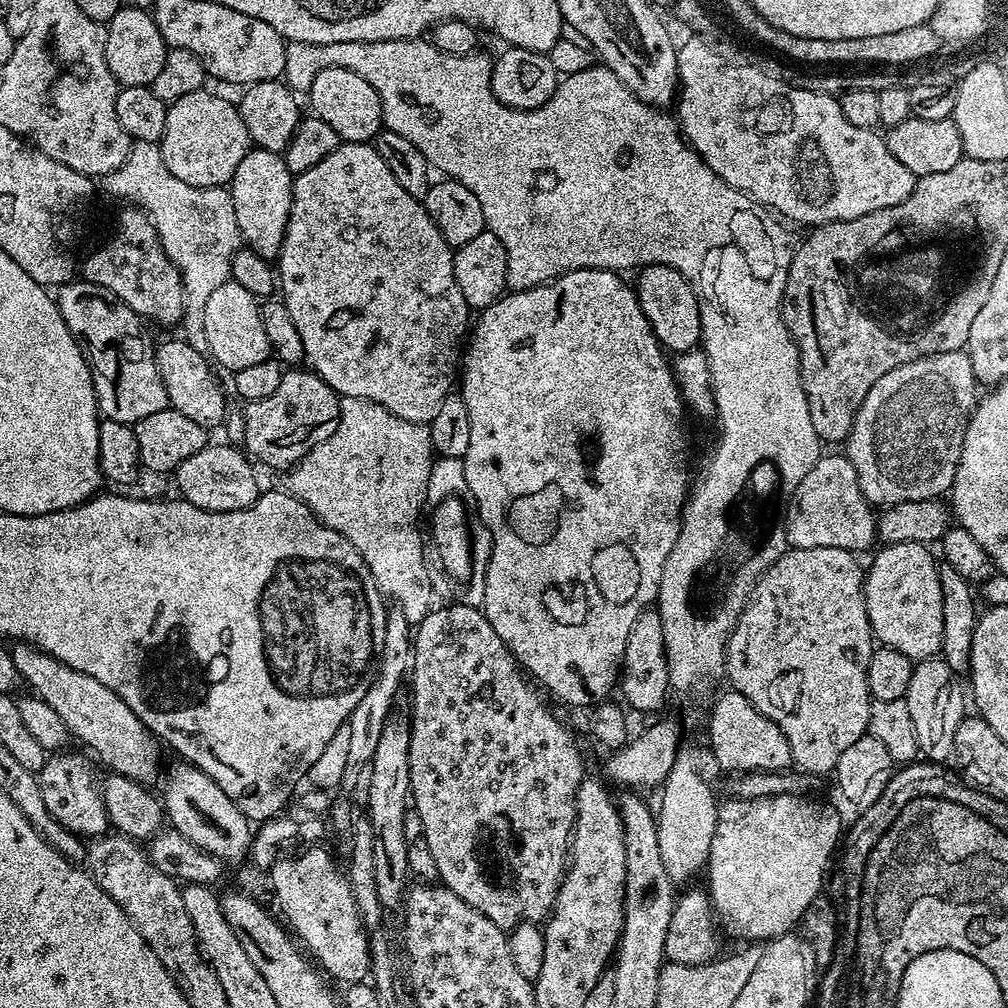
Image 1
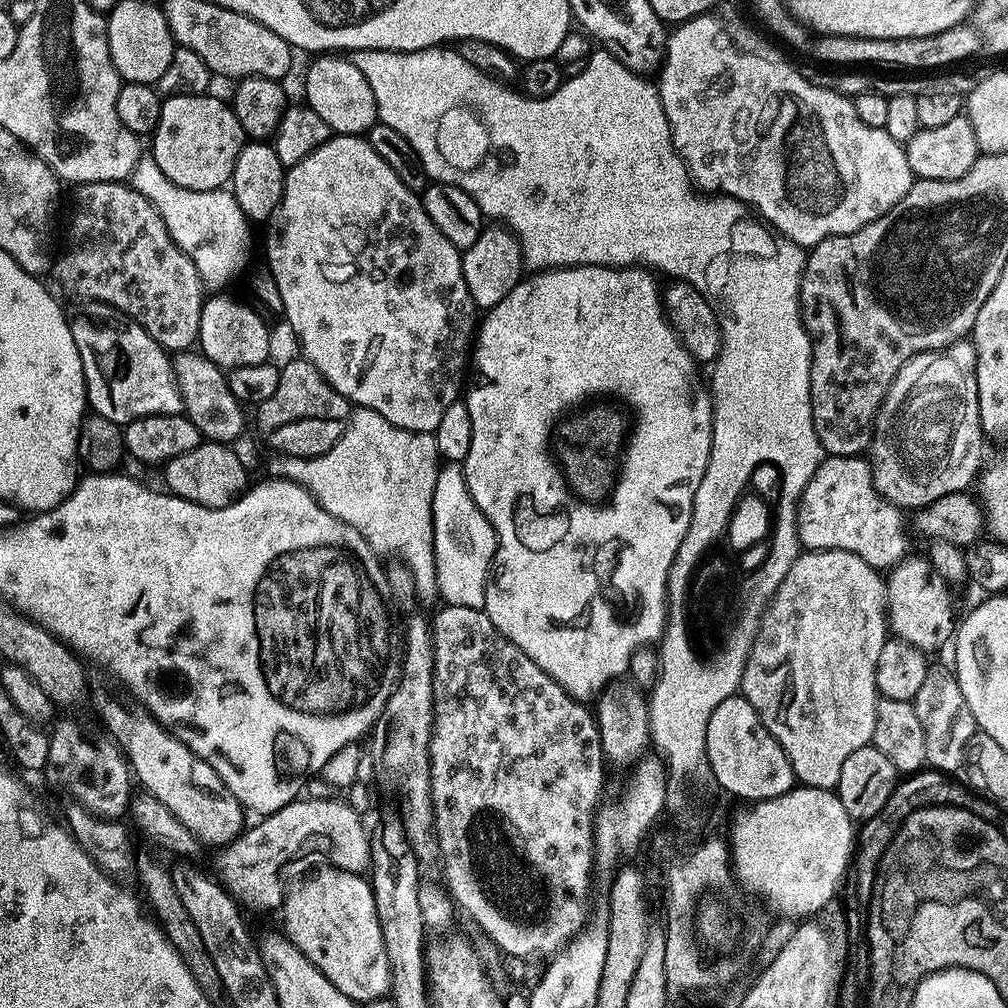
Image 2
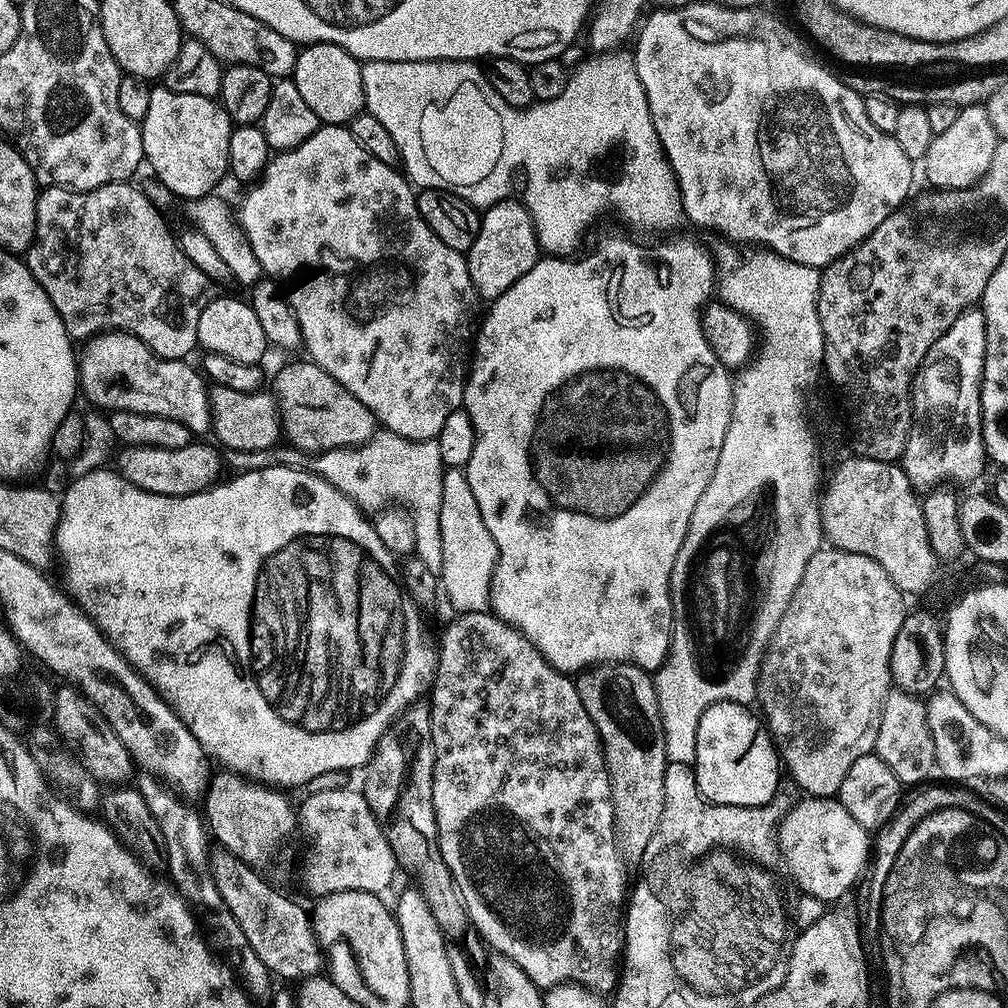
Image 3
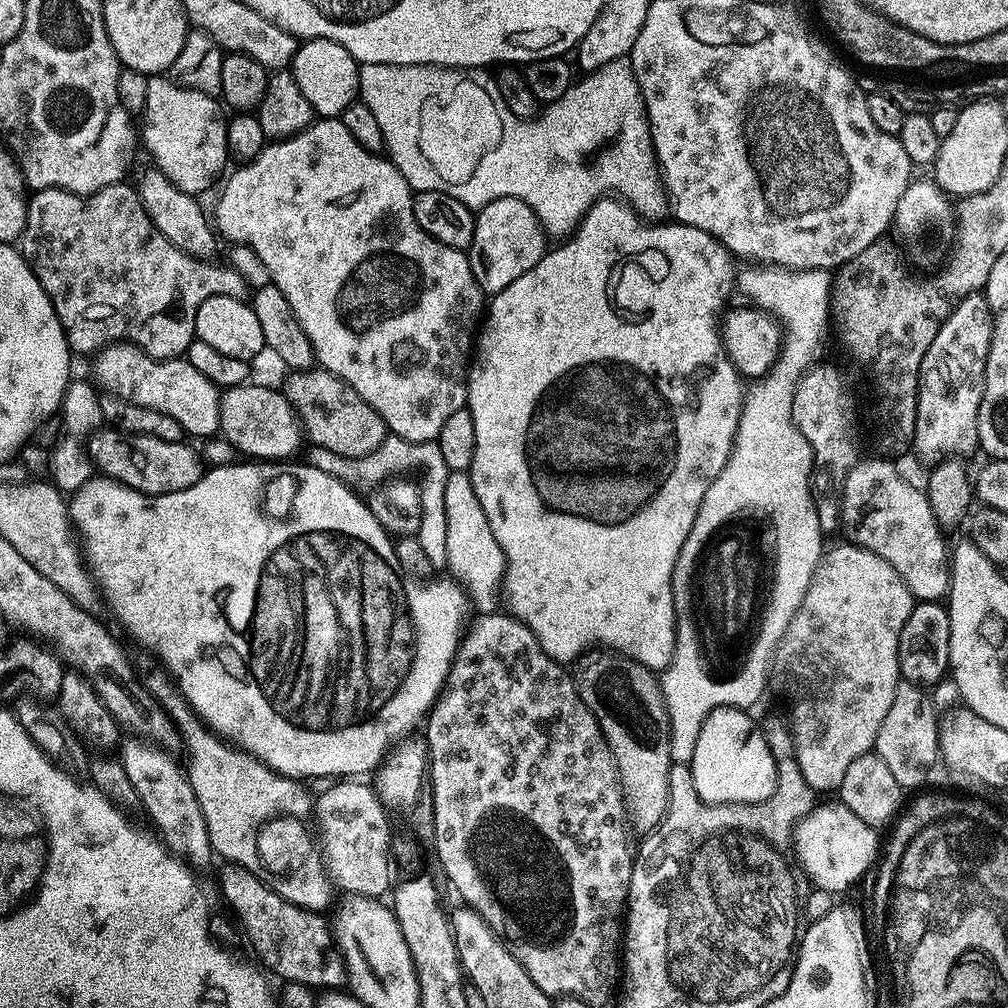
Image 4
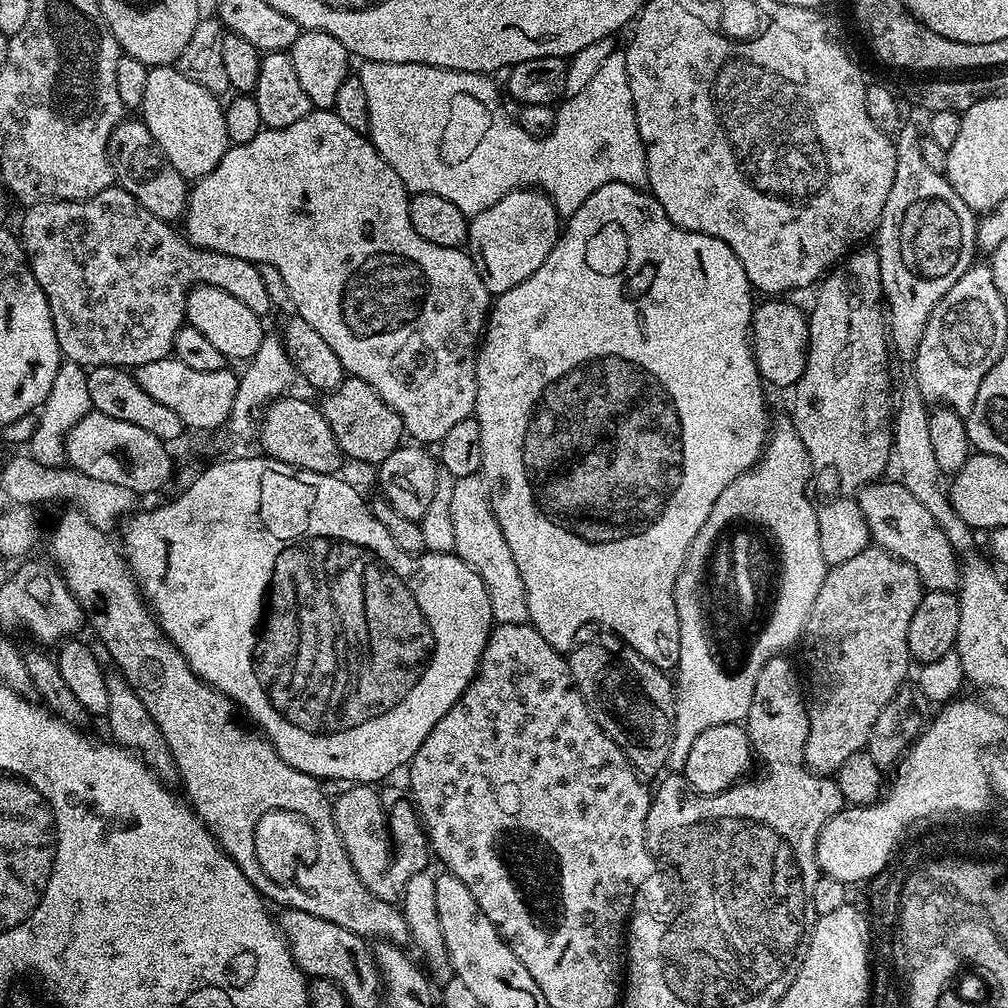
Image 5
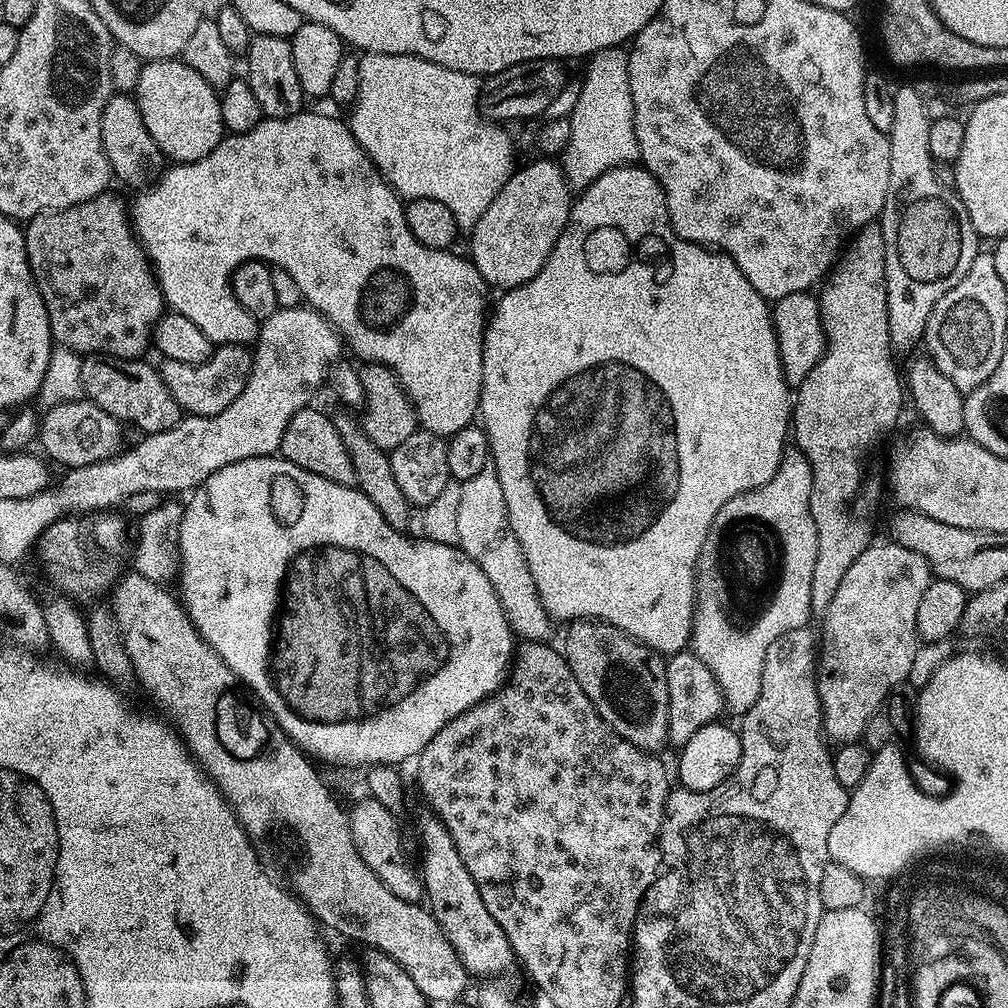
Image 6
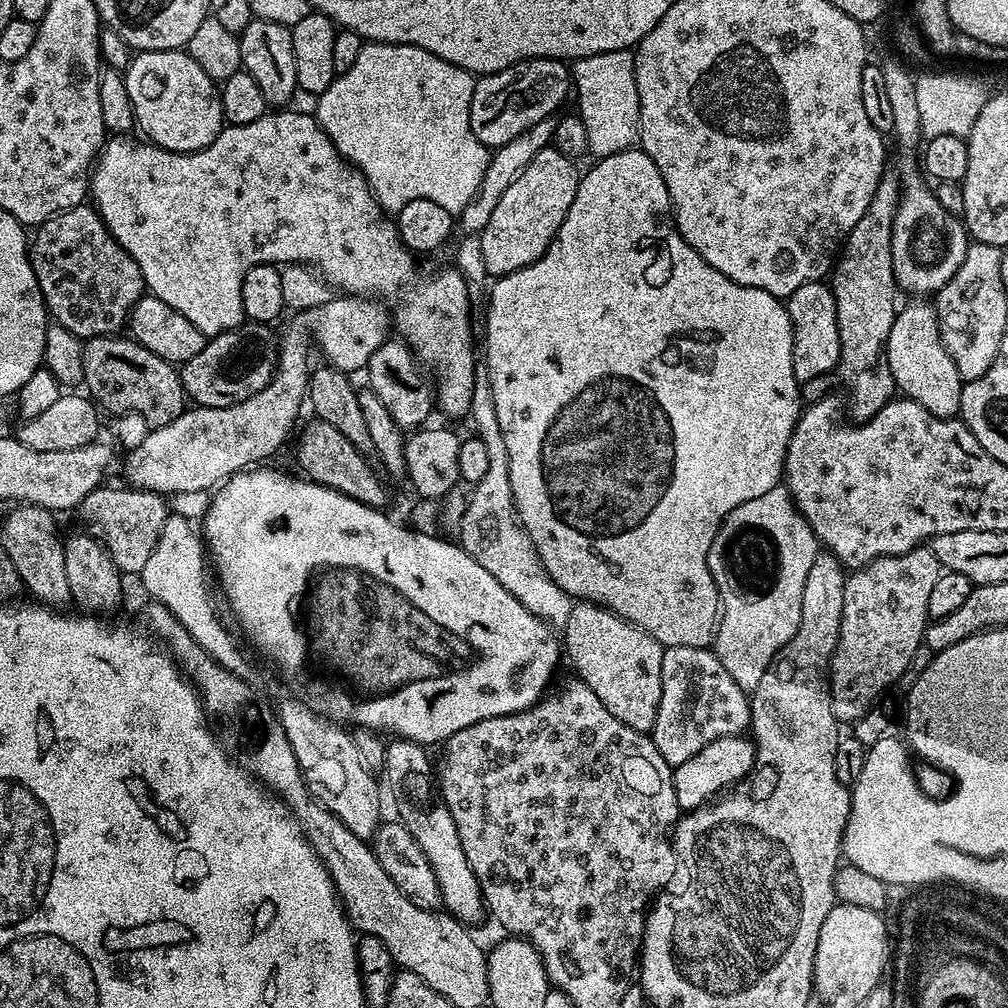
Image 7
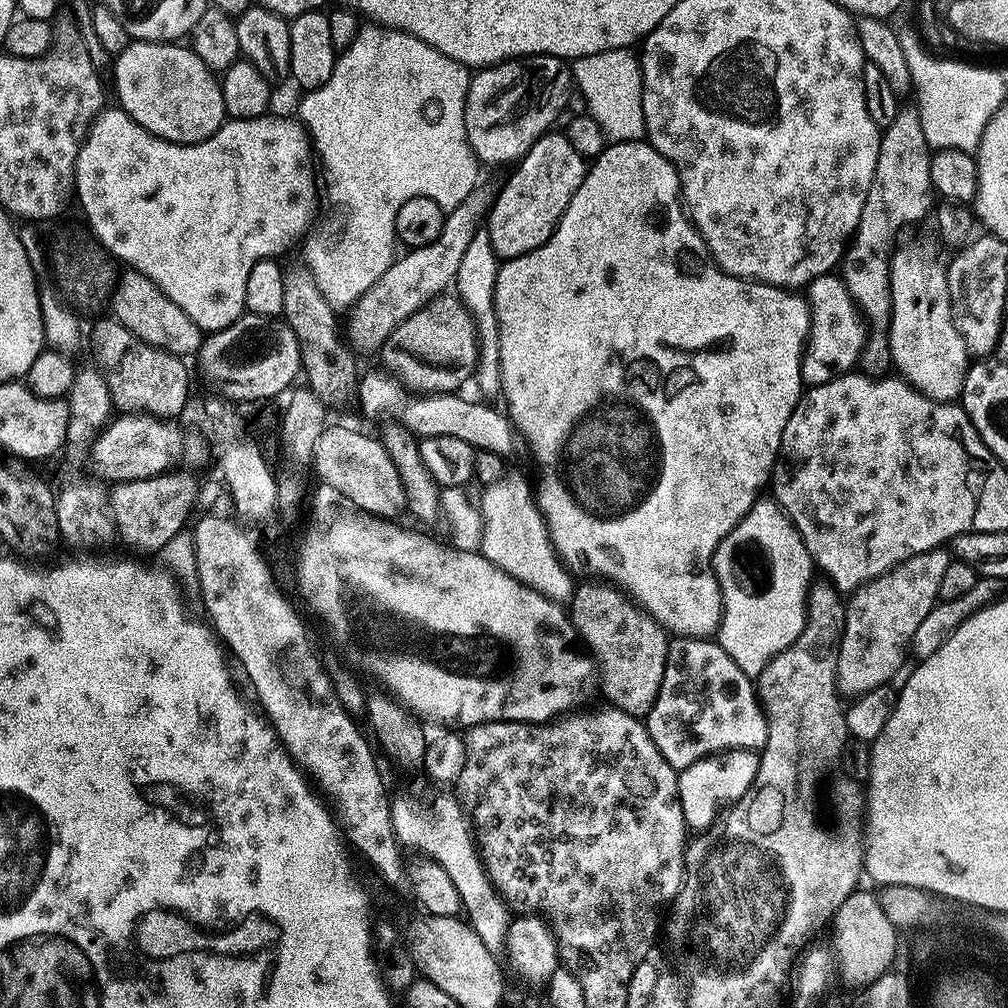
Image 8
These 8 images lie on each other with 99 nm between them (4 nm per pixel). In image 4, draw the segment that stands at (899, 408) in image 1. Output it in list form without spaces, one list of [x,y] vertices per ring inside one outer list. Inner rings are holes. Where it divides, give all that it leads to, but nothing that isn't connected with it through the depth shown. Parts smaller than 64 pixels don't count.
[[[971,294],[959,300],[942,322],[934,342],[930,342],[930,350],[926,350],[920,367],[914,448],[931,462],[952,453],[964,454],[960,452],[977,443],[978,406],[984,393],[984,371],[991,342],[992,311],[983,294]]]

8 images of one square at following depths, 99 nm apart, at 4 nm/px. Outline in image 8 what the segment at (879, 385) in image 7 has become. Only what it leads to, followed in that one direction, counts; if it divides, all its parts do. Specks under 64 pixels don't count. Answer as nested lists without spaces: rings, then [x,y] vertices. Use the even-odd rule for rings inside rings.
[[[914,106],[901,107],[900,113],[880,133],[878,166],[874,170],[874,182],[870,182],[870,194],[866,194],[866,206],[862,206],[862,218],[848,242],[838,272],[850,294],[856,299],[867,323],[870,335],[864,345],[862,368],[868,374],[884,374],[892,368],[892,355],[888,345],[888,323],[892,317],[892,295],[888,261],[892,253],[892,236],[906,224],[920,220],[934,208],[934,189],[930,178],[932,152],[922,134],[922,118]]]

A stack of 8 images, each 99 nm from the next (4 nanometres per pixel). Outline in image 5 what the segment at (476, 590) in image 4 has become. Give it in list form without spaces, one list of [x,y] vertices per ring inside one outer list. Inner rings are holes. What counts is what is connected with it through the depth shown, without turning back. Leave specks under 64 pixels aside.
[[[483,475],[458,476],[453,482],[450,521],[454,528],[454,552],[480,575],[490,598],[490,614],[496,624],[529,623],[526,606],[526,586],[522,586],[522,574],[514,566],[514,554],[502,538],[502,526],[494,518],[488,487]]]

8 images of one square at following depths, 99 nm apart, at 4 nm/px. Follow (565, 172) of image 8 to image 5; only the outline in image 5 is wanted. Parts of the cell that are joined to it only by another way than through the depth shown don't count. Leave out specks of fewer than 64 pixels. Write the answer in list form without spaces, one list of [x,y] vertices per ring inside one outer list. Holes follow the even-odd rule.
[[[519,188],[498,198],[482,214],[471,217],[466,251],[488,293],[499,294],[514,290],[518,282],[526,282],[546,262],[546,254],[554,250],[561,231],[562,217],[551,196],[535,188]]]

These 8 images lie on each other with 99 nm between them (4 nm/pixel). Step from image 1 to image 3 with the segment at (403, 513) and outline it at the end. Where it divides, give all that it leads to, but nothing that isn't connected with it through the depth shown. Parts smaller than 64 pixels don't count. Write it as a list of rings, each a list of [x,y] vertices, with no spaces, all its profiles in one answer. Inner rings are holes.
[[[387,430],[377,431],[374,435],[369,437],[364,444],[357,444],[350,448],[331,448],[329,452],[319,453],[315,457],[316,460],[310,465],[311,471],[317,476],[321,476],[326,482],[330,482],[330,486],[334,486],[341,494],[345,496],[348,500],[352,501],[357,508],[360,509],[365,515],[368,516],[379,516],[385,511],[391,511],[392,509],[399,508],[405,511],[407,517],[412,523],[413,532],[415,534],[415,546],[414,551],[416,558],[425,563],[426,567],[430,569],[431,573],[440,575],[442,568],[442,538],[441,538],[441,528],[440,528],[440,505],[442,503],[442,482],[443,476],[446,471],[444,463],[442,462],[441,455],[439,453],[438,444],[435,439],[431,440],[412,440],[407,439],[405,436],[398,435],[396,432],[390,432]]]

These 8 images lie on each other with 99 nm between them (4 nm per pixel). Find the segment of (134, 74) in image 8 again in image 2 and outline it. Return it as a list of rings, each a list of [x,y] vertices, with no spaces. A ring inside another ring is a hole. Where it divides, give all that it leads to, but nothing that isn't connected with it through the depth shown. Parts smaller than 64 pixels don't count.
[[[213,94],[203,96],[169,96],[164,100],[156,131],[150,137],[150,155],[158,162],[158,170],[186,190],[214,190],[224,188],[231,181],[238,154],[243,150],[246,137],[242,122],[234,114],[231,103],[219,100]]]

